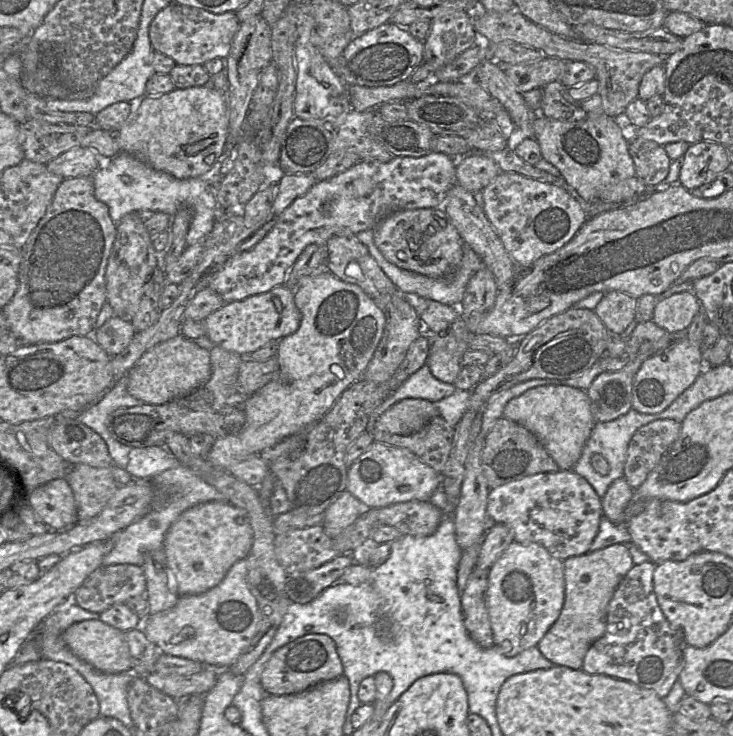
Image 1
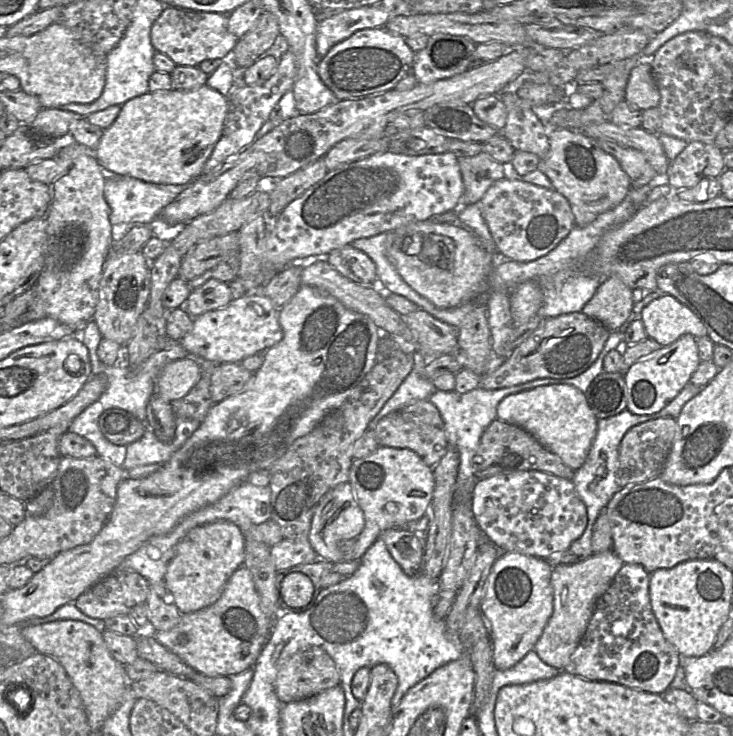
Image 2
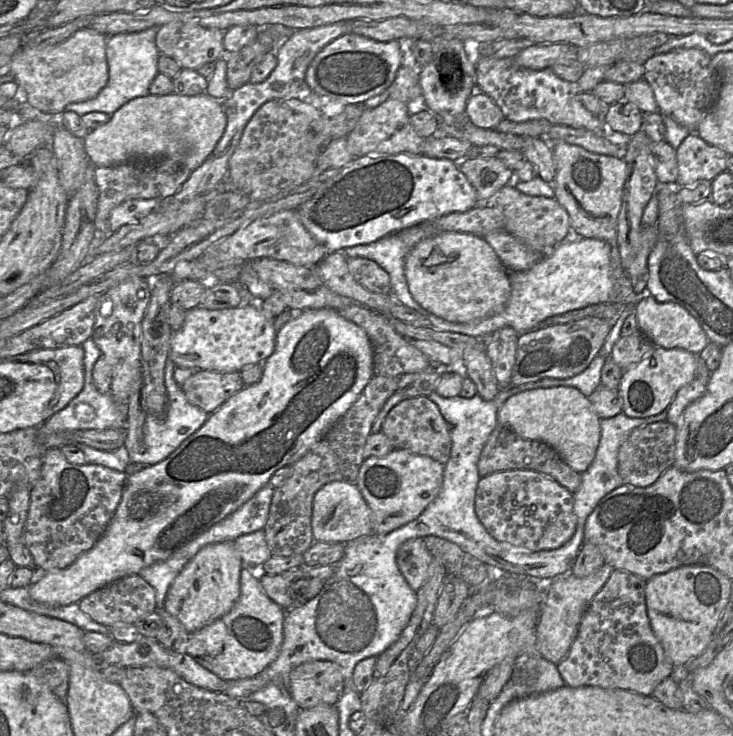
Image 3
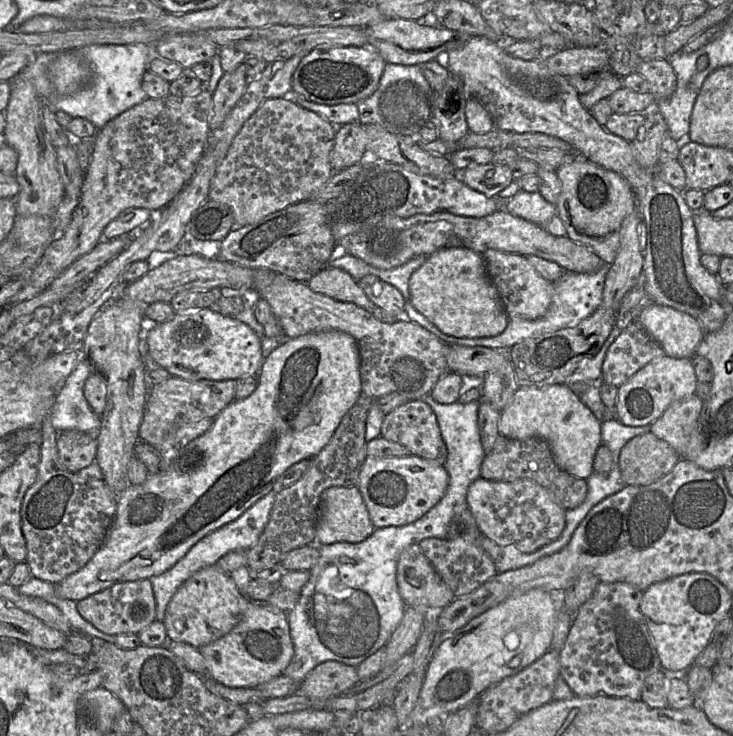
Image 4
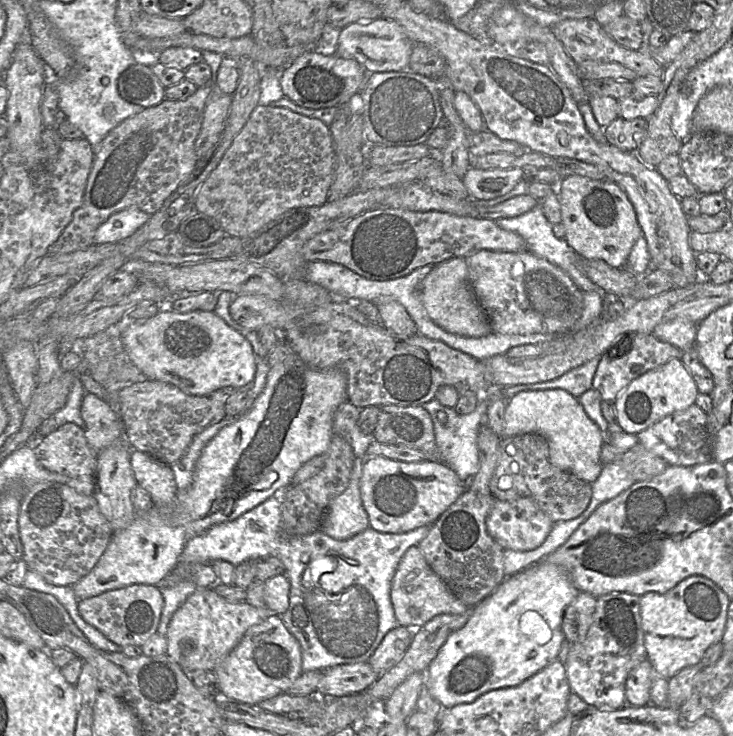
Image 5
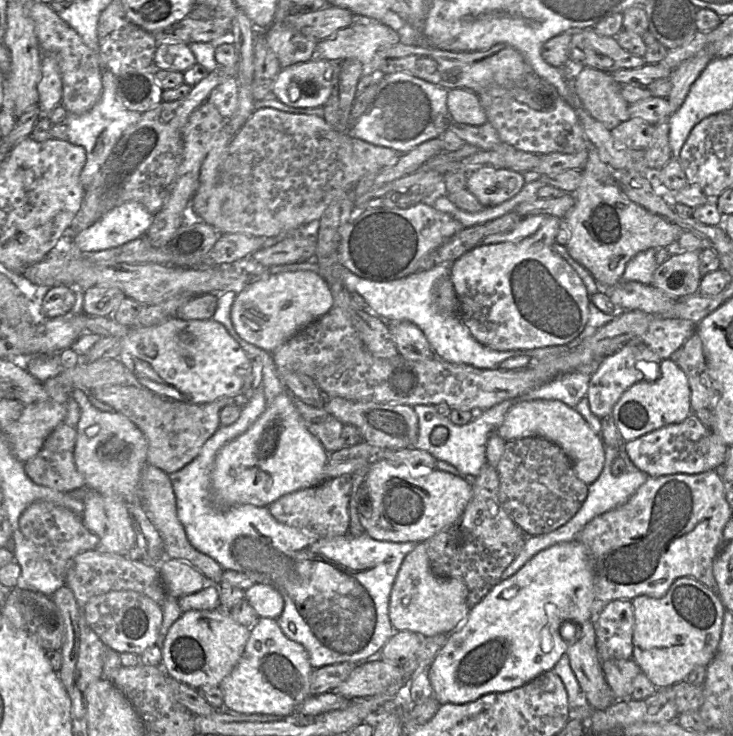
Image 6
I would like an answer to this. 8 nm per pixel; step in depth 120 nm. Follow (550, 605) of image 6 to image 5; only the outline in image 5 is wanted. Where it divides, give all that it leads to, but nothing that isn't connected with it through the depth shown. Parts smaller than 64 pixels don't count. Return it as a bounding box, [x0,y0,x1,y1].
[425,561,580,709]

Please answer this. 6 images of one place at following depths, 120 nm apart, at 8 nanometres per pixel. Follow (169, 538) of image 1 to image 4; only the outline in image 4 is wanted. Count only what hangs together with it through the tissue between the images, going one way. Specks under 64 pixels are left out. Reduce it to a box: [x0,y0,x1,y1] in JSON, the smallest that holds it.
[163,565,248,648]

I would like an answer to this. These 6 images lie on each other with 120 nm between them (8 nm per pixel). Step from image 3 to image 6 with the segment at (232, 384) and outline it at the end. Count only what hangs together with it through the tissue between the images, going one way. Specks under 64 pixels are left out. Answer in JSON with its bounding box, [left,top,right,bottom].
[92,384,231,474]

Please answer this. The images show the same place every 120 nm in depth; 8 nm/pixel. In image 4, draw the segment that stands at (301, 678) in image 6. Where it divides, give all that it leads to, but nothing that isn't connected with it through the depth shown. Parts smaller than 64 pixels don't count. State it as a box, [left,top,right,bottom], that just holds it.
[198,601,294,688]

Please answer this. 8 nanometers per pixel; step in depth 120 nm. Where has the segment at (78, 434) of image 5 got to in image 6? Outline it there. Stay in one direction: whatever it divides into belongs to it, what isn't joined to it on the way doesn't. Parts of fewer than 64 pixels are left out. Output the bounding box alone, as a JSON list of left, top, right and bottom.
[25,423,85,492]

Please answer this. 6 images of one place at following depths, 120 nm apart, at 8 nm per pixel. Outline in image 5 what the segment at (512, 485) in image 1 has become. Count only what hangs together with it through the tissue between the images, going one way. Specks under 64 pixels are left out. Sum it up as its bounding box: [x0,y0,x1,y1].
[486,498,553,551]

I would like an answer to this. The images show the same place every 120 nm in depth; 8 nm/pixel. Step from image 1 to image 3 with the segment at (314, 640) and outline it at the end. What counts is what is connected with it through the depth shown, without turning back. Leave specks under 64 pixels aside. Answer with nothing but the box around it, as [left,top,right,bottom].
[290,661,344,709]

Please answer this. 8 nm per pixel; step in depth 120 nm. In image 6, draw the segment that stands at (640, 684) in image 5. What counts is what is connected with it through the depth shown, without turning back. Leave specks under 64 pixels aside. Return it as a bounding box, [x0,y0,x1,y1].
[601,659,641,700]

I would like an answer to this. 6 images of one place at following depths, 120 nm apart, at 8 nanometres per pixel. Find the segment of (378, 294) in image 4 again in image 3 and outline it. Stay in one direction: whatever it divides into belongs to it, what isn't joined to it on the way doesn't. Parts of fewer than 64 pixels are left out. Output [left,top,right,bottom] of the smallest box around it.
[346,258,392,294]

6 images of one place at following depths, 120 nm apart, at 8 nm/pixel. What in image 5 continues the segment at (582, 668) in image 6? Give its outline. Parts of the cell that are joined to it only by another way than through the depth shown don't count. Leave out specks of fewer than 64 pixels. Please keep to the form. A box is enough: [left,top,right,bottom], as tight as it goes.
[562,591,596,645]

